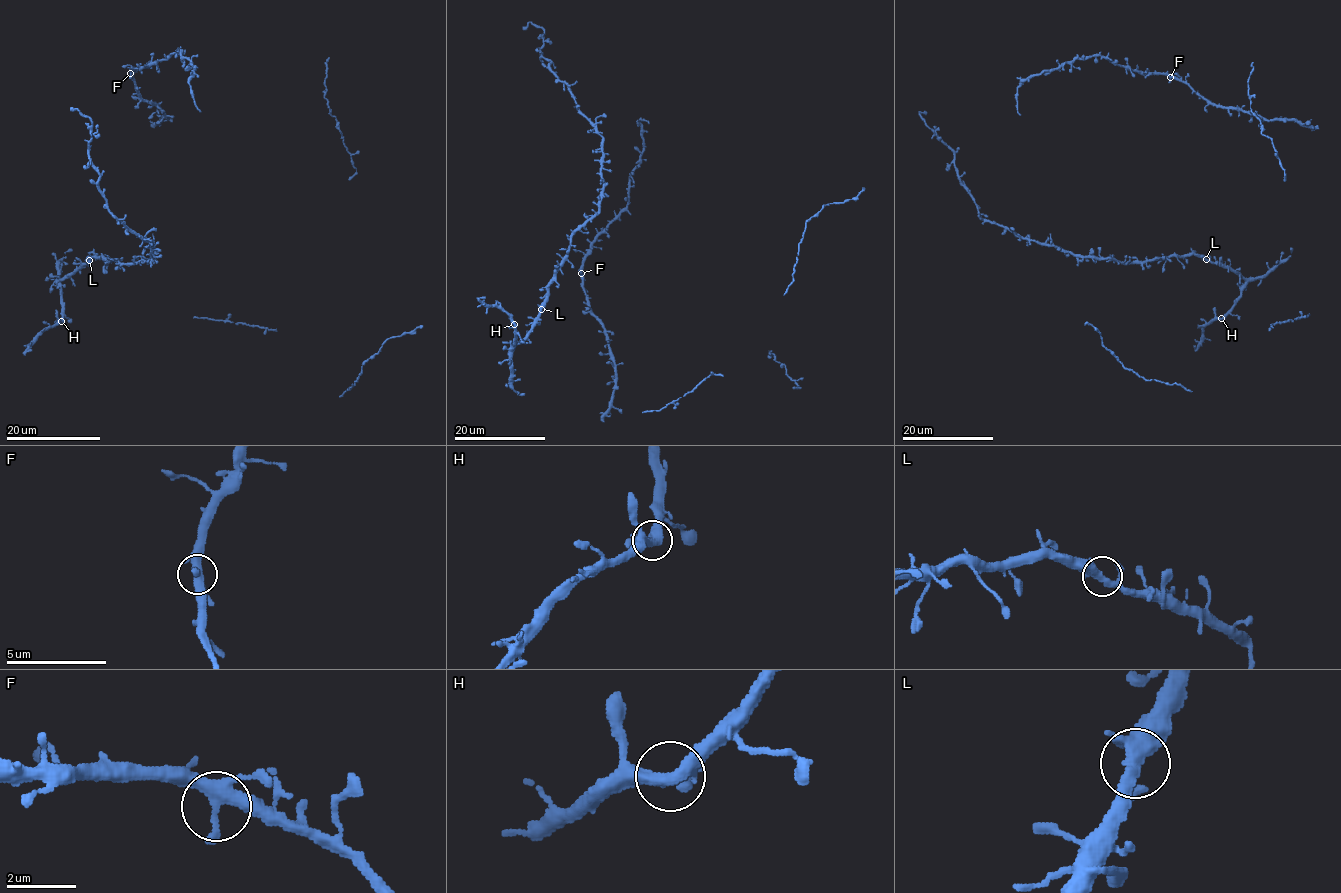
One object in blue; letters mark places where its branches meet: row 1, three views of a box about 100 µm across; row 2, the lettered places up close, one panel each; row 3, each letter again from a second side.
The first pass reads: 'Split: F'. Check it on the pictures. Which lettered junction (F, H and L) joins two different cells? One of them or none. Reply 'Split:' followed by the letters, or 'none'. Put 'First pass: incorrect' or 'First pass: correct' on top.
First pass: incorrect
Split: none

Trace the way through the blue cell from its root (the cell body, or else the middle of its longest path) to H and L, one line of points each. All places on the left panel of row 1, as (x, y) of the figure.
H: (153, 257), (120, 264), (95, 255), (67, 274), (59, 282), (61, 321)
L: (153, 257), (129, 264), (95, 255), (89, 260)

